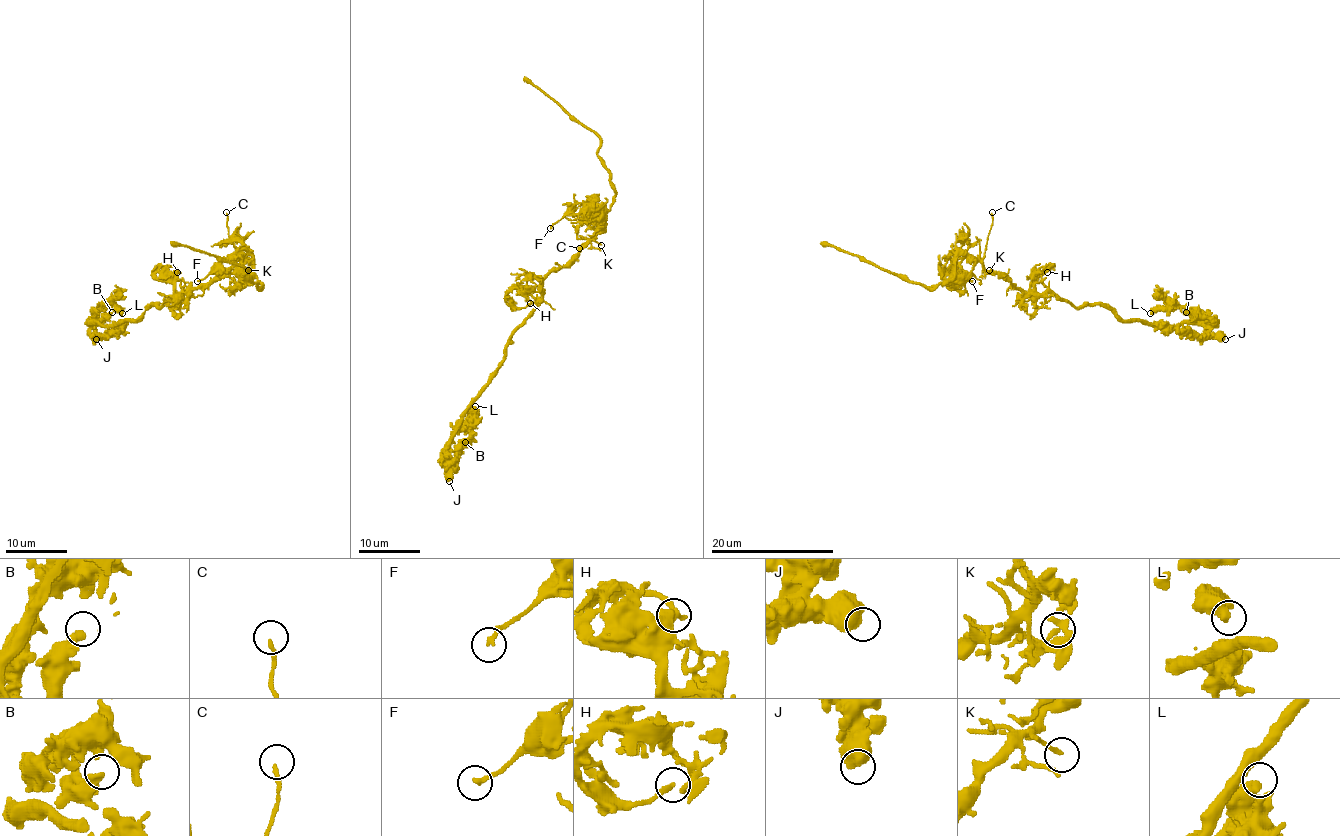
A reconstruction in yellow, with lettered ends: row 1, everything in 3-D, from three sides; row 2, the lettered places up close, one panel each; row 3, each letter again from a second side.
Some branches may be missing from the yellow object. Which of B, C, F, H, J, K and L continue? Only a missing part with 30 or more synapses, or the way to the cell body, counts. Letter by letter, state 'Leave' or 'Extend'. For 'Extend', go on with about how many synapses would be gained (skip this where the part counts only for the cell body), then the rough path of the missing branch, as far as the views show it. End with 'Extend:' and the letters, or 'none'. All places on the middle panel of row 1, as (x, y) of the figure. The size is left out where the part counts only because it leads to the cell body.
B: Leave
C: Leave
F: Leave
H: Leave
J: Leave
K: Leave
L: Leave
Extend: none

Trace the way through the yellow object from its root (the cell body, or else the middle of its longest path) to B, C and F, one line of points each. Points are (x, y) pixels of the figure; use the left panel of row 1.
B: (191, 292), (181, 293), (162, 307), (153, 304), (138, 319), (90, 323), (95, 313), (112, 312)
C: (191, 292), (230, 274), (240, 260), (228, 234), (226, 212)
F: (191, 292), (225, 274), (231, 274), (245, 260), (239, 258), (228, 269), (211, 270), (197, 281)

